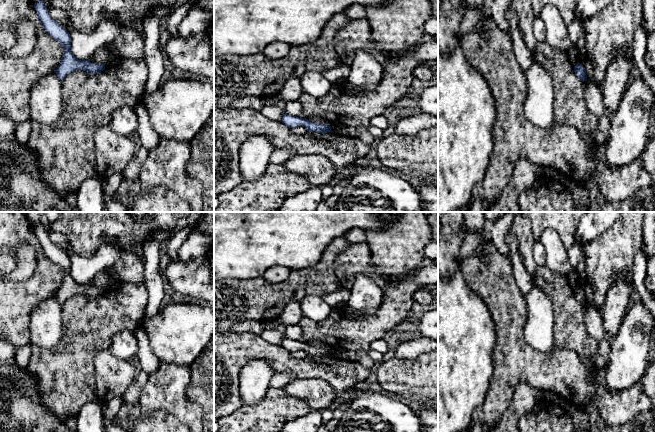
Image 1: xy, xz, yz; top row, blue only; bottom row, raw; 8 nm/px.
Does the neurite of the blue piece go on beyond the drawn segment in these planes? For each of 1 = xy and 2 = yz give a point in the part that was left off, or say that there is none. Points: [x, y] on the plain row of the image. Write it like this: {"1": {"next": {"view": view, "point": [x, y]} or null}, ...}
{"1": {"next": null}, "2": {"next": null}}

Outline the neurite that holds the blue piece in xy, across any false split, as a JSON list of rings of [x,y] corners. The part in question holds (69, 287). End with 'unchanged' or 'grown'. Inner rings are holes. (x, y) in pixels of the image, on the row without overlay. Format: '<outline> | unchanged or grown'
[[[41,222],[33,230],[45,255],[55,264],[58,264],[64,271],[62,285],[54,294],[60,304],[63,305],[69,297],[75,294],[83,294],[89,298],[97,298],[105,293],[103,288],[91,287],[89,284],[81,285],[72,278],[69,256],[52,243]]] | unchanged

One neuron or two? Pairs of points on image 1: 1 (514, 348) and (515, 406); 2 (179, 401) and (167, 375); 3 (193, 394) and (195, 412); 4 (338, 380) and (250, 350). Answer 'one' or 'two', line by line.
1: two
2: one
3: two
4: one

